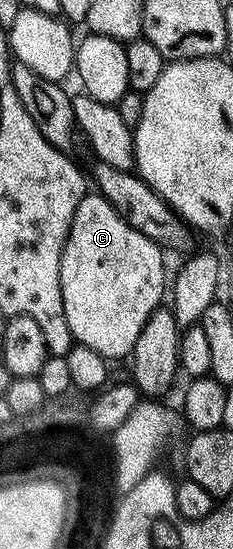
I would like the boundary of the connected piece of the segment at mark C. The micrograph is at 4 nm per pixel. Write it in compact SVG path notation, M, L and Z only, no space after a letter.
M97 191L86 192L73 216L61 256L63 311L76 344L91 347L91 351L99 351L107 359L128 358L132 354L144 324L162 304L161 296L167 293L165 261L161 255L163 249L129 225L107 198Z

